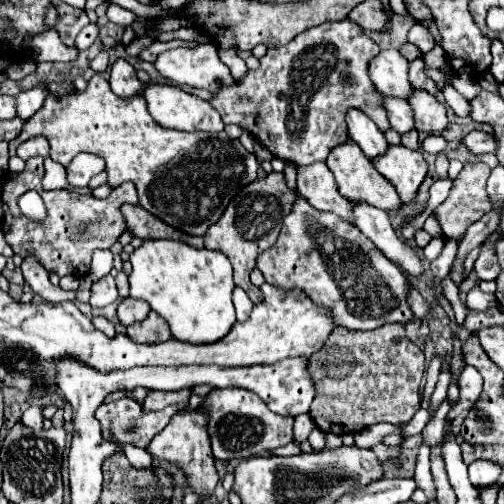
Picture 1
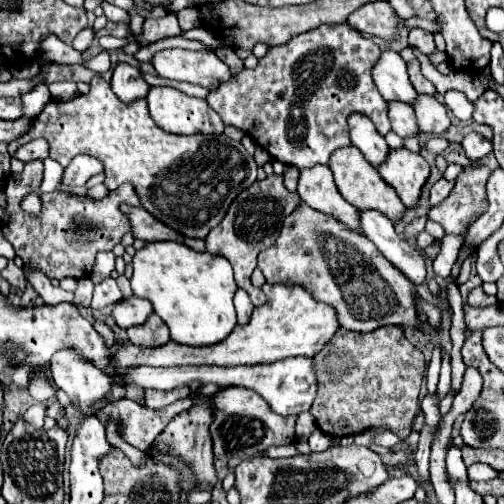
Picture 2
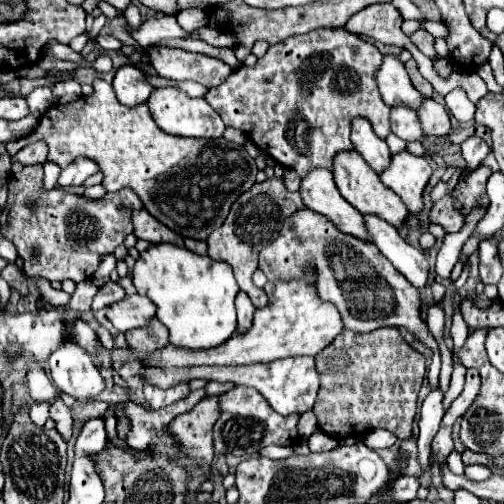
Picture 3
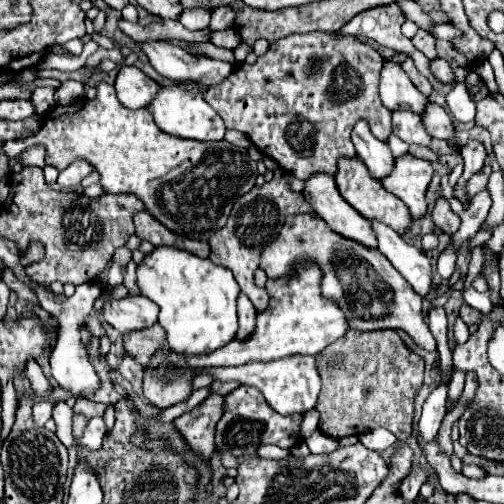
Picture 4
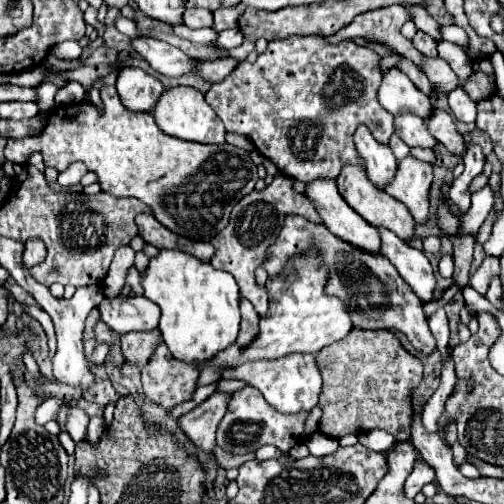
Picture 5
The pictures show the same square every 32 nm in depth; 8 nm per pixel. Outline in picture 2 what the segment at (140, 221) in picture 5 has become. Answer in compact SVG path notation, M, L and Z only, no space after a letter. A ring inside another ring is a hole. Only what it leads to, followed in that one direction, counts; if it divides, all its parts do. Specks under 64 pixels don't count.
M124 204L124 214L130 220L132 234L134 238L142 238L146 242L156 242L156 240L178 240L178 232L156 220L150 212L146 212L142 206L126 206Z

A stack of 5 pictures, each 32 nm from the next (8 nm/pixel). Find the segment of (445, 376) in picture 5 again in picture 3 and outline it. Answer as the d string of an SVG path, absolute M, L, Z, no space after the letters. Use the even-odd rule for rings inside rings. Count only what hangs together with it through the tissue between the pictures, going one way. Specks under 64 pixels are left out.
M434 390L430 392L424 402L422 402L422 408L420 408L420 432L418 432L418 462L422 466L422 472L426 474L428 472L428 464L430 464L430 444L432 444L432 438L436 436L438 432L438 426L440 426L440 420L444 416L444 410L442 410L442 398L444 394L440 390Z

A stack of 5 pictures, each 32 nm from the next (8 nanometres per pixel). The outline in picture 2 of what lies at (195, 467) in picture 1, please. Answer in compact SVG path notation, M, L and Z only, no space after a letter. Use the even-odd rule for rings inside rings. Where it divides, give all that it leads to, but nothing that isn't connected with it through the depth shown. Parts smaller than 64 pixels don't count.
M202 398L194 408L190 408L188 412L182 412L180 416L174 416L170 420L170 424L164 428L164 432L154 440L154 448L158 452L164 452L166 456L178 458L182 460L186 466L190 466L190 470L196 476L196 488L200 488L202 484L214 486L218 482L216 470L214 470L214 454L212 454L212 440L210 440L210 432L208 426L212 422L212 404L210 400Z

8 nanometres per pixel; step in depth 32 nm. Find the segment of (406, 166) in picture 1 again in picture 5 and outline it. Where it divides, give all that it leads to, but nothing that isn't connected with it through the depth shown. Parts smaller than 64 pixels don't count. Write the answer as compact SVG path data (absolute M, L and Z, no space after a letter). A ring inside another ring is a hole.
M406 156L398 162L392 184L384 188L390 196L404 202L416 222L428 218L428 190L432 184L432 166L414 156Z

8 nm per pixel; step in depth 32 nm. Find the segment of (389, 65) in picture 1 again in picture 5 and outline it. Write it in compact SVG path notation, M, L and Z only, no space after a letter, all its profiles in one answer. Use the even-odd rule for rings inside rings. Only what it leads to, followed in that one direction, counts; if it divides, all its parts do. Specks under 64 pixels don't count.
M396 66L388 68L382 76L382 84L378 90L380 104L390 114L412 112L420 118L428 118L432 110L432 102L426 94L422 94L406 74L400 74Z

